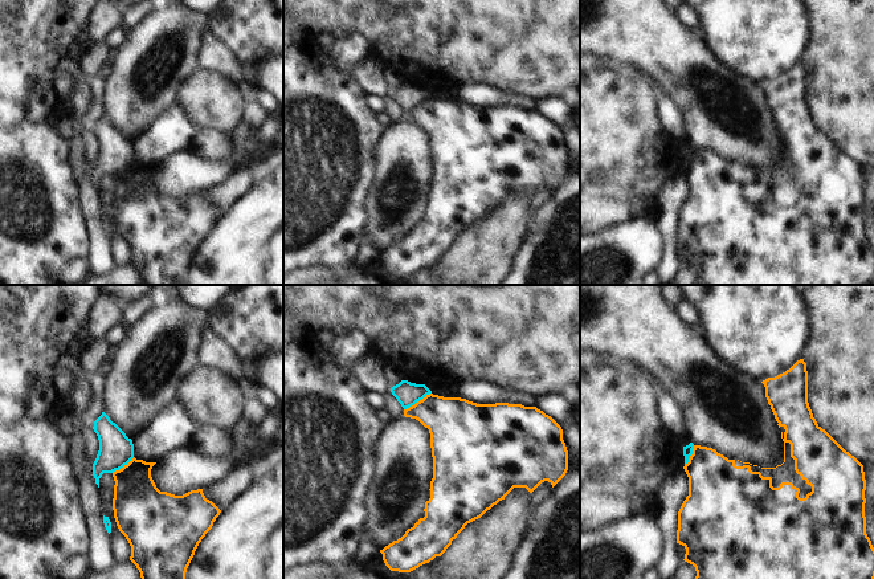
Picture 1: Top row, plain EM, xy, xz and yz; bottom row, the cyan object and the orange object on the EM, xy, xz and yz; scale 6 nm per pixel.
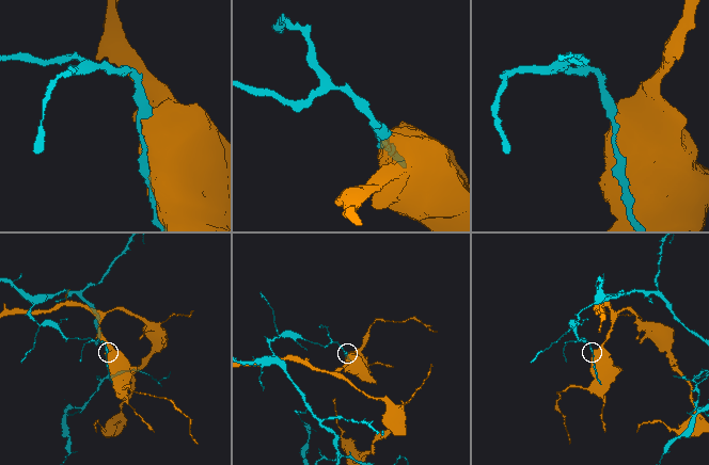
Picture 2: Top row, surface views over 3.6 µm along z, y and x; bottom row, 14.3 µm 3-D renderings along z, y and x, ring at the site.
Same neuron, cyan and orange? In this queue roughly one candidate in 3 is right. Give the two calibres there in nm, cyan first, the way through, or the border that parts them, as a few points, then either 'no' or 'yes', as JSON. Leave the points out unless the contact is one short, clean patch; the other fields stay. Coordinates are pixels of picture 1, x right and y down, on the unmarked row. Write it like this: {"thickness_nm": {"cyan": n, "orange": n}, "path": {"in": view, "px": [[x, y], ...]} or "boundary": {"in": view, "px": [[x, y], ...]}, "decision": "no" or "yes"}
{"thickness_nm": {"cyan": 150, "orange": 300}, "decision": "no"}

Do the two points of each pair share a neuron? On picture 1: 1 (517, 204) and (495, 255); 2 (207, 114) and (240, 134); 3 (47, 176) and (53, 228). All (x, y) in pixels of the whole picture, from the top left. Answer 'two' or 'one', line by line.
1: one
2: two
3: one

